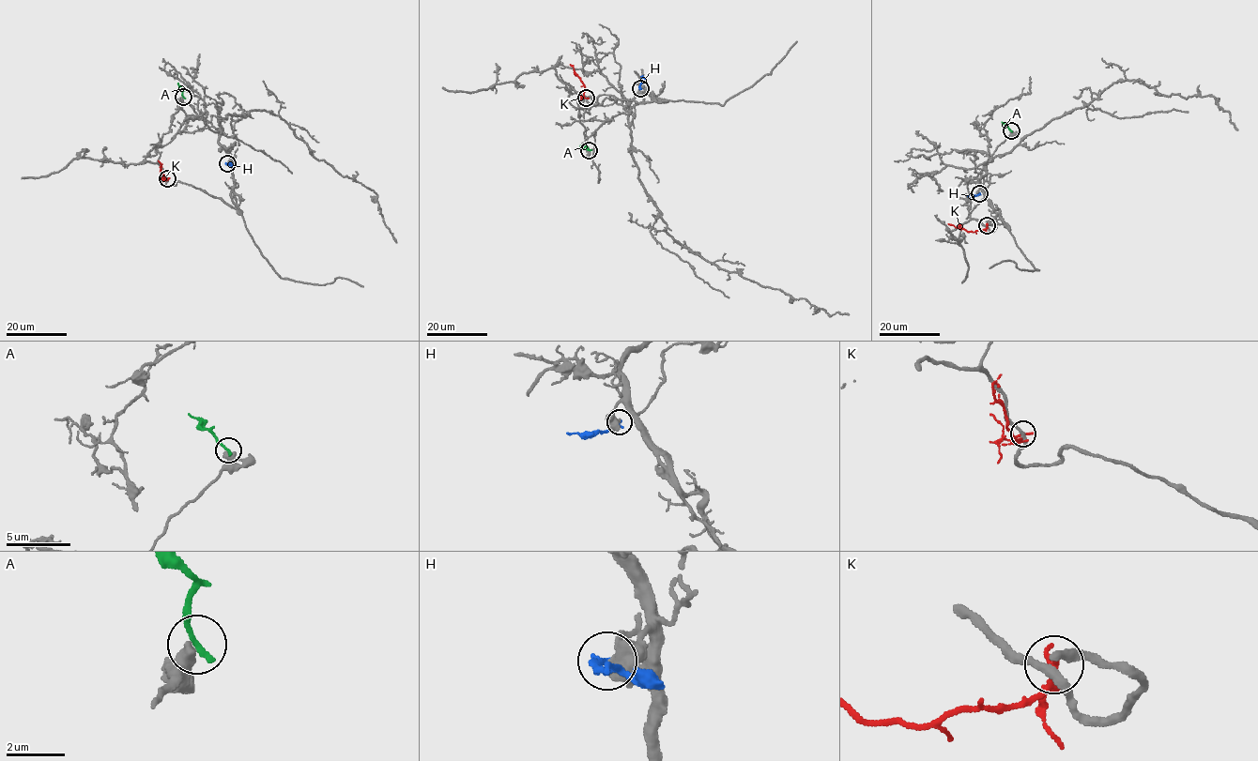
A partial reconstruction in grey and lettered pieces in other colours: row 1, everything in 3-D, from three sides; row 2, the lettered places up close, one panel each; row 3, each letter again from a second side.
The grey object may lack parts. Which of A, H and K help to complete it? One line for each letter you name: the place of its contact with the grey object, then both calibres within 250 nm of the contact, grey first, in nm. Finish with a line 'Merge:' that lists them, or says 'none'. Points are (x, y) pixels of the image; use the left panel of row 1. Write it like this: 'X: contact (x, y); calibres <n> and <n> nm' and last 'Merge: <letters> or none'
H: contact (227, 163); calibres 550 and 280 nm
Merge: H

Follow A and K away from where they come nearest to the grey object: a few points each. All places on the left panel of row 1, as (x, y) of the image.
A: (183, 97), (177, 83)
K: (167, 178), (164, 180), (167, 179), (158, 160)

